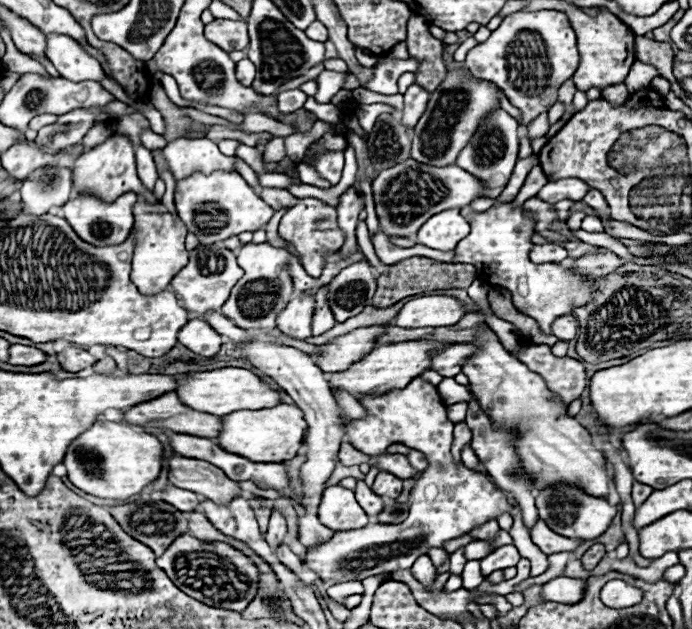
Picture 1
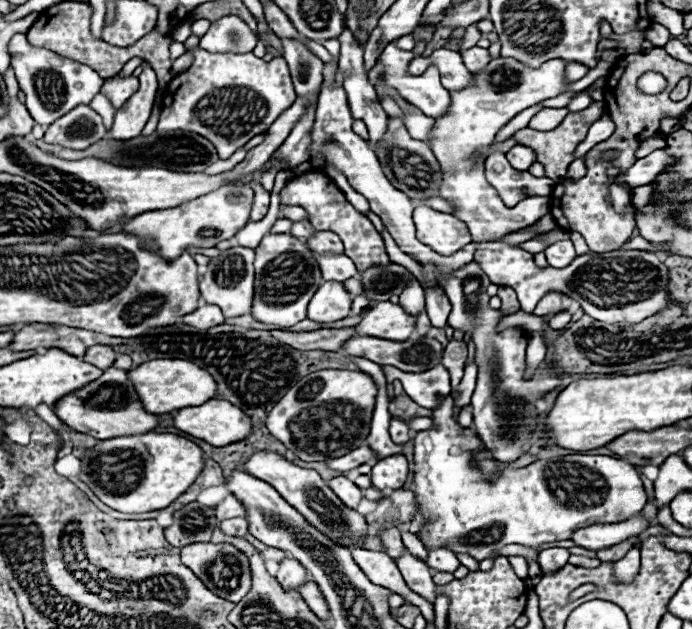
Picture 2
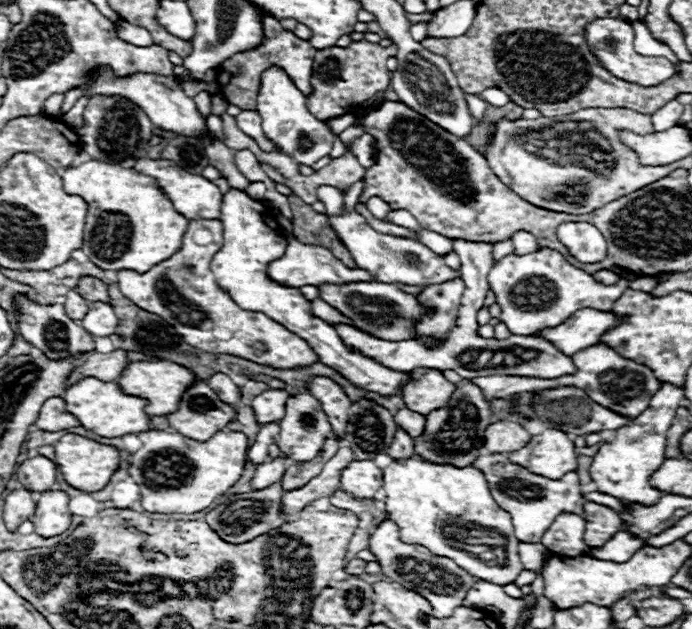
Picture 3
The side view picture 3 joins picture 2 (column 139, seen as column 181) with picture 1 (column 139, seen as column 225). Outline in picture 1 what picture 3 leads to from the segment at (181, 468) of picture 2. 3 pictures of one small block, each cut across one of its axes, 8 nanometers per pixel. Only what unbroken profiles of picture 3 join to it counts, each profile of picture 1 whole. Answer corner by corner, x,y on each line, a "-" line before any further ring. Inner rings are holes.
98,416
92,428
82,432
70,444
63,463
70,482
80,490
100,498
128,502
132,496
140,494
144,486
158,478
162,460
164,448
156,436
144,432
142,428
130,428
122,422
110,422
104,416

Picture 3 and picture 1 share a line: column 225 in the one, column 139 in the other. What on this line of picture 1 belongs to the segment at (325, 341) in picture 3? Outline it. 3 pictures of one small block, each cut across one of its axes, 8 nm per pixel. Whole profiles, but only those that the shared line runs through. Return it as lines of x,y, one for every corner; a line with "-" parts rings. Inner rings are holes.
138,196
134,218
134,234
138,236
138,246
132,260
132,280
142,294
158,294
168,288
170,280
180,272
182,266
188,264
188,252
184,248
184,238
188,230
182,220
172,218
162,204
150,206
142,196

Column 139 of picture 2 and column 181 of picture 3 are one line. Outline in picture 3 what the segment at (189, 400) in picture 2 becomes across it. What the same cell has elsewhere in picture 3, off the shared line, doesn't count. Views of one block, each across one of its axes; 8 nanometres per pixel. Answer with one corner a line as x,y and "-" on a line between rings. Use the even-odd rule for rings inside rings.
160,360
160,362
132,362
132,364
128,364
116,382
120,384
124,394
132,394
132,396
144,398
148,402
146,404
148,416
164,416
178,408
178,402
180,402
184,390
188,388
188,384
194,378
196,376
188,368
178,366
170,360

